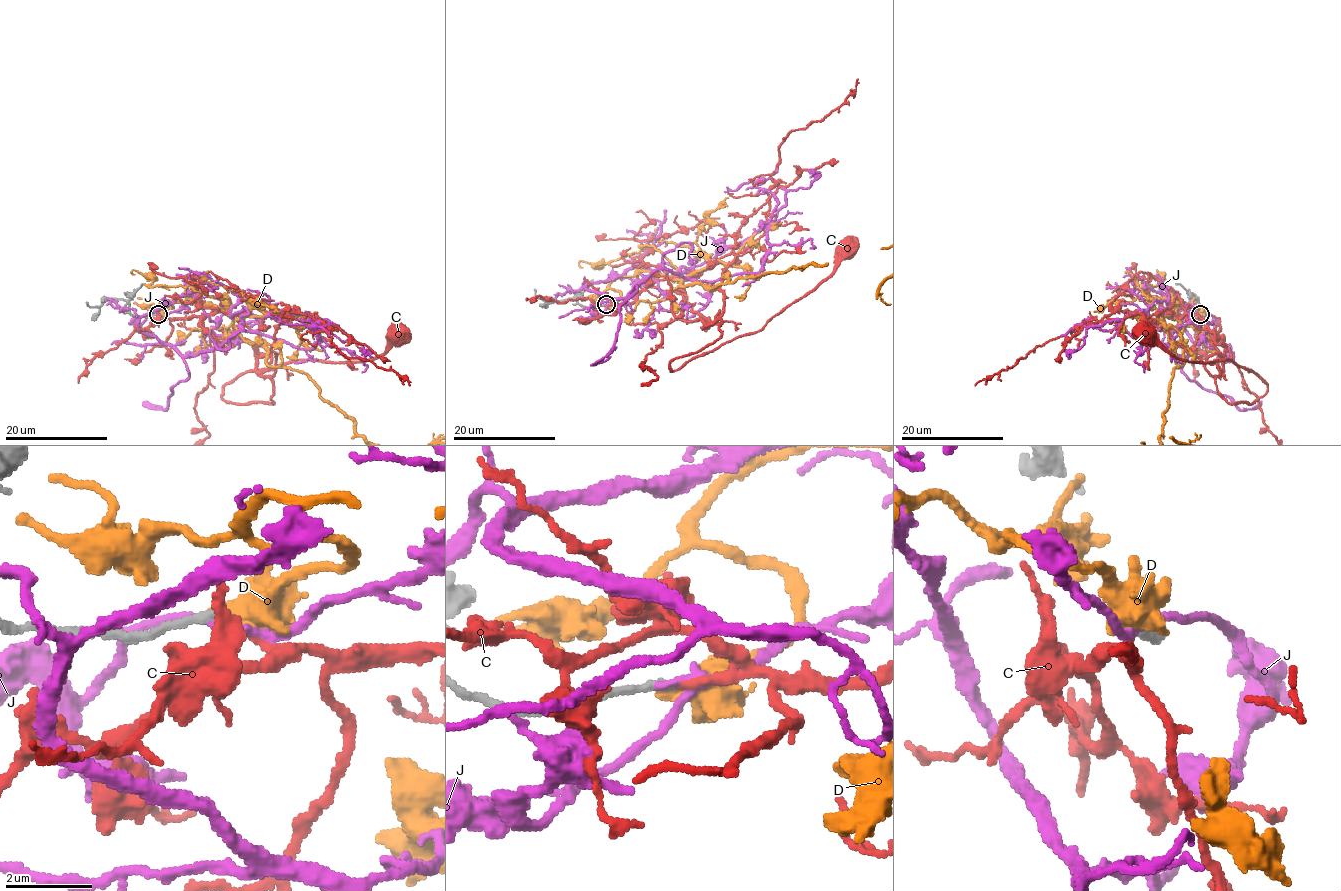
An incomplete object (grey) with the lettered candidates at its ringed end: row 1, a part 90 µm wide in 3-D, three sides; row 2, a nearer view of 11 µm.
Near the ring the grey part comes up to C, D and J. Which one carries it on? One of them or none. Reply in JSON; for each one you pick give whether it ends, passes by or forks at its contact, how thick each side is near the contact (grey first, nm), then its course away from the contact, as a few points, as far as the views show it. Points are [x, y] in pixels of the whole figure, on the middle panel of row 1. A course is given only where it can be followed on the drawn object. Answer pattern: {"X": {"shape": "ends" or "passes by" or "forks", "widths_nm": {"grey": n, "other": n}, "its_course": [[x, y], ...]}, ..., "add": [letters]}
{"C": {"shape": "ends", "widths_nm": {"grey": 200, "other": 190}, "its_course": [[606, 305], [676, 290], [705, 328], [720, 319], [716, 340], [675, 358], [673, 372], [757, 332], [847, 250]]}, "add": ["C"]}

